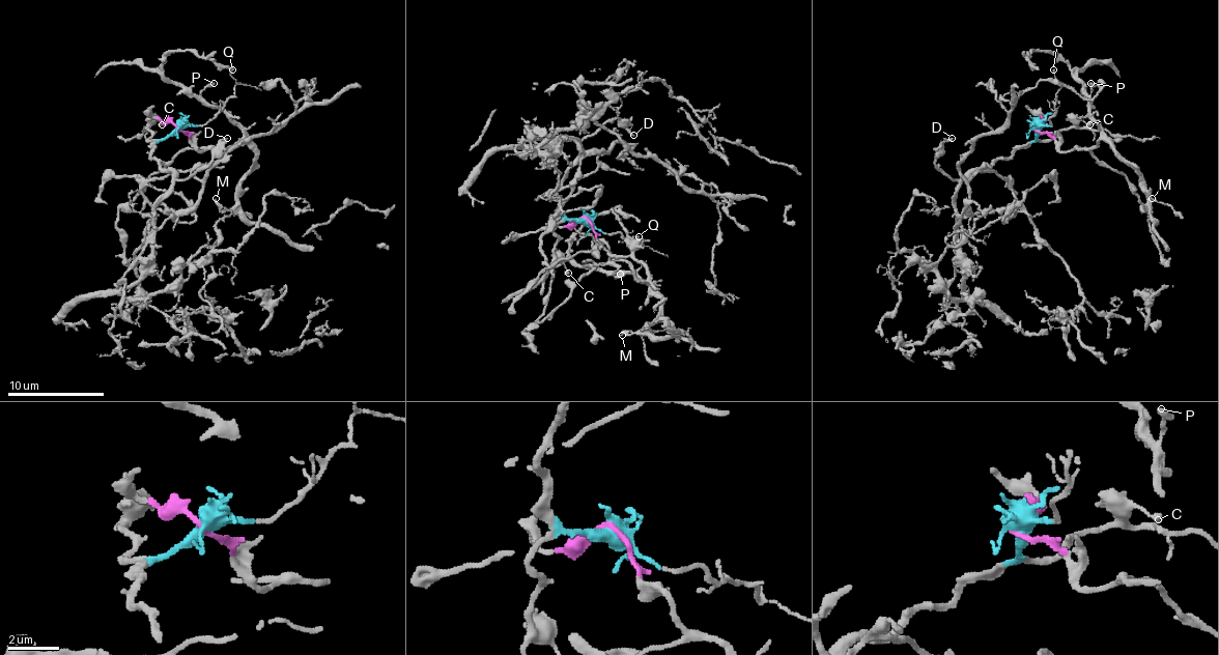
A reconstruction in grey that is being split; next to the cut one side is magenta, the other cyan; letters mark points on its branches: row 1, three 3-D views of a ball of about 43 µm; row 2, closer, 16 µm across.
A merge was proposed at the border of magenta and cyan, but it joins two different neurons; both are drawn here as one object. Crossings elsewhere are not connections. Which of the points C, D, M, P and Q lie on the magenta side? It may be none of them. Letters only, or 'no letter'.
M, P

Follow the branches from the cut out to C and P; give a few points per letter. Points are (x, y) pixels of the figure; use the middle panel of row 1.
C: (584, 218), (560, 222), (555, 229), (555, 256), (569, 273)
P: (584, 218), (634, 276), (649, 283), (629, 273), (607, 273), (620, 273)

